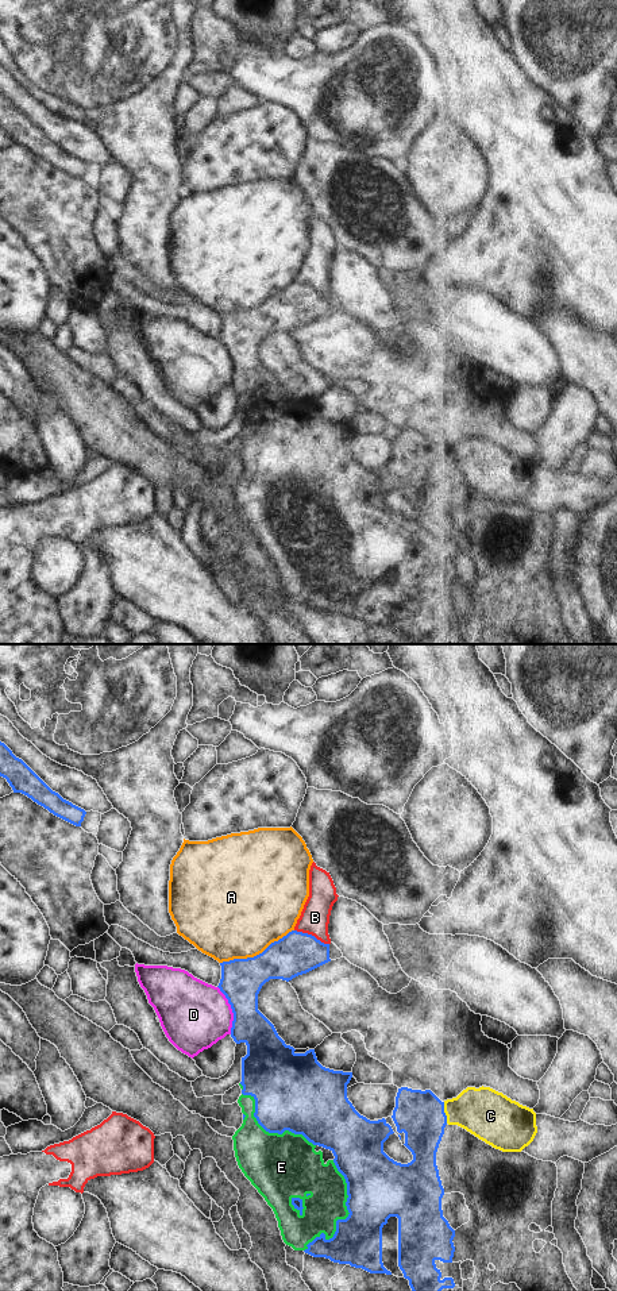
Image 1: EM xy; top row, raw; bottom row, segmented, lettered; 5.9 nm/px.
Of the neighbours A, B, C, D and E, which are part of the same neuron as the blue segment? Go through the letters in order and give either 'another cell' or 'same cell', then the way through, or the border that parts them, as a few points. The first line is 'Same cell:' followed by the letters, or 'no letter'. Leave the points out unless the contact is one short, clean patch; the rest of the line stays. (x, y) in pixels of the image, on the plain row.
Same cell: E
A: another cell
B: another cell; border along xy (294, 281), (311, 285), (328, 296)
C: another cell; border along xy (443, 454), (447, 474)
D: another cell
E: same cell

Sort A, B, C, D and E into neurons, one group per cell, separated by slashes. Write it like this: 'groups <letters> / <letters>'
groups A / B / C / D / E

